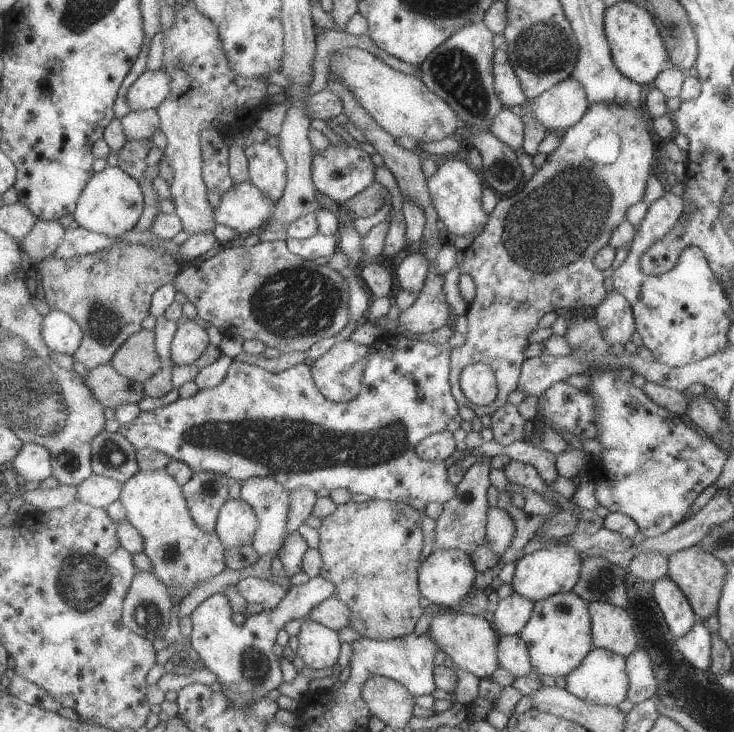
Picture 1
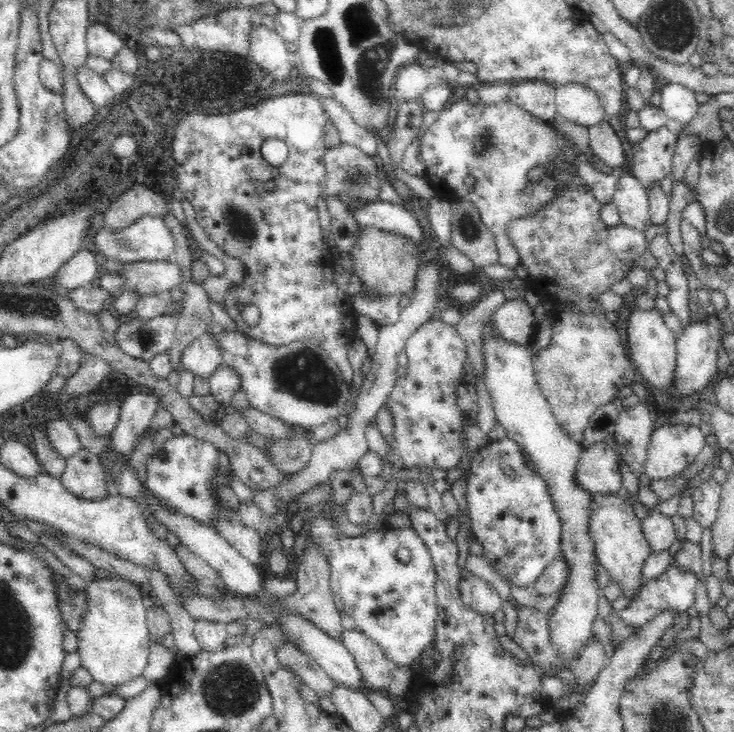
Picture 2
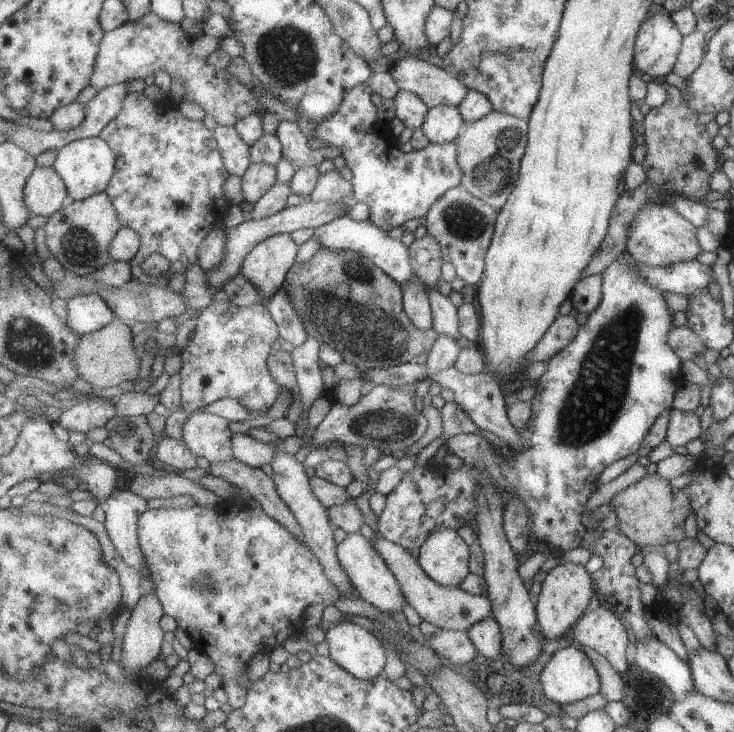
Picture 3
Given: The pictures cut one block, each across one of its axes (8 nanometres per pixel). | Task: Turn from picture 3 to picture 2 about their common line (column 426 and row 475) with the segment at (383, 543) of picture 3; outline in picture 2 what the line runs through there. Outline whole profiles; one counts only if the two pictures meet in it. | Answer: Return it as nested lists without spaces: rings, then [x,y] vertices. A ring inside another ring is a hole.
[[[598,442],[584,447],[573,473],[572,483],[587,493],[618,491],[621,472],[611,444]]]

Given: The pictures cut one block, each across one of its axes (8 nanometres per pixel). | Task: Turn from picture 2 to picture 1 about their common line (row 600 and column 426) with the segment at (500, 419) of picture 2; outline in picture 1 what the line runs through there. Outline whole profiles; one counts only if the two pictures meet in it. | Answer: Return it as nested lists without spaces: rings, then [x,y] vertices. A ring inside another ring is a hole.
[[[462,549],[434,550],[423,562],[421,569],[421,588],[425,596],[437,605],[450,609],[458,609],[460,602],[472,592],[476,586],[479,569],[474,556]]]

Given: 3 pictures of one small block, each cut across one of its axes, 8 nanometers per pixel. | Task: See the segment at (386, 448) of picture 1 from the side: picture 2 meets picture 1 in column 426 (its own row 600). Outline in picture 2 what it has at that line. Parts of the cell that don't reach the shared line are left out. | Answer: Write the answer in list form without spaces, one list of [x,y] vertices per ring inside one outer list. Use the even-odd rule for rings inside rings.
[[[324,519],[316,522],[315,534],[316,539],[323,540],[325,546],[333,549],[331,589],[333,594],[340,596],[344,610],[353,618],[354,629],[376,641],[395,664],[412,664],[416,654],[432,640],[439,616],[438,571],[424,539],[412,527],[387,525],[381,530],[370,530],[331,545],[330,527]],[[398,547],[410,550],[409,562],[398,560]],[[466,567],[458,568],[456,590],[460,600],[470,610],[493,615],[501,608],[501,598],[494,586],[468,571]]]

